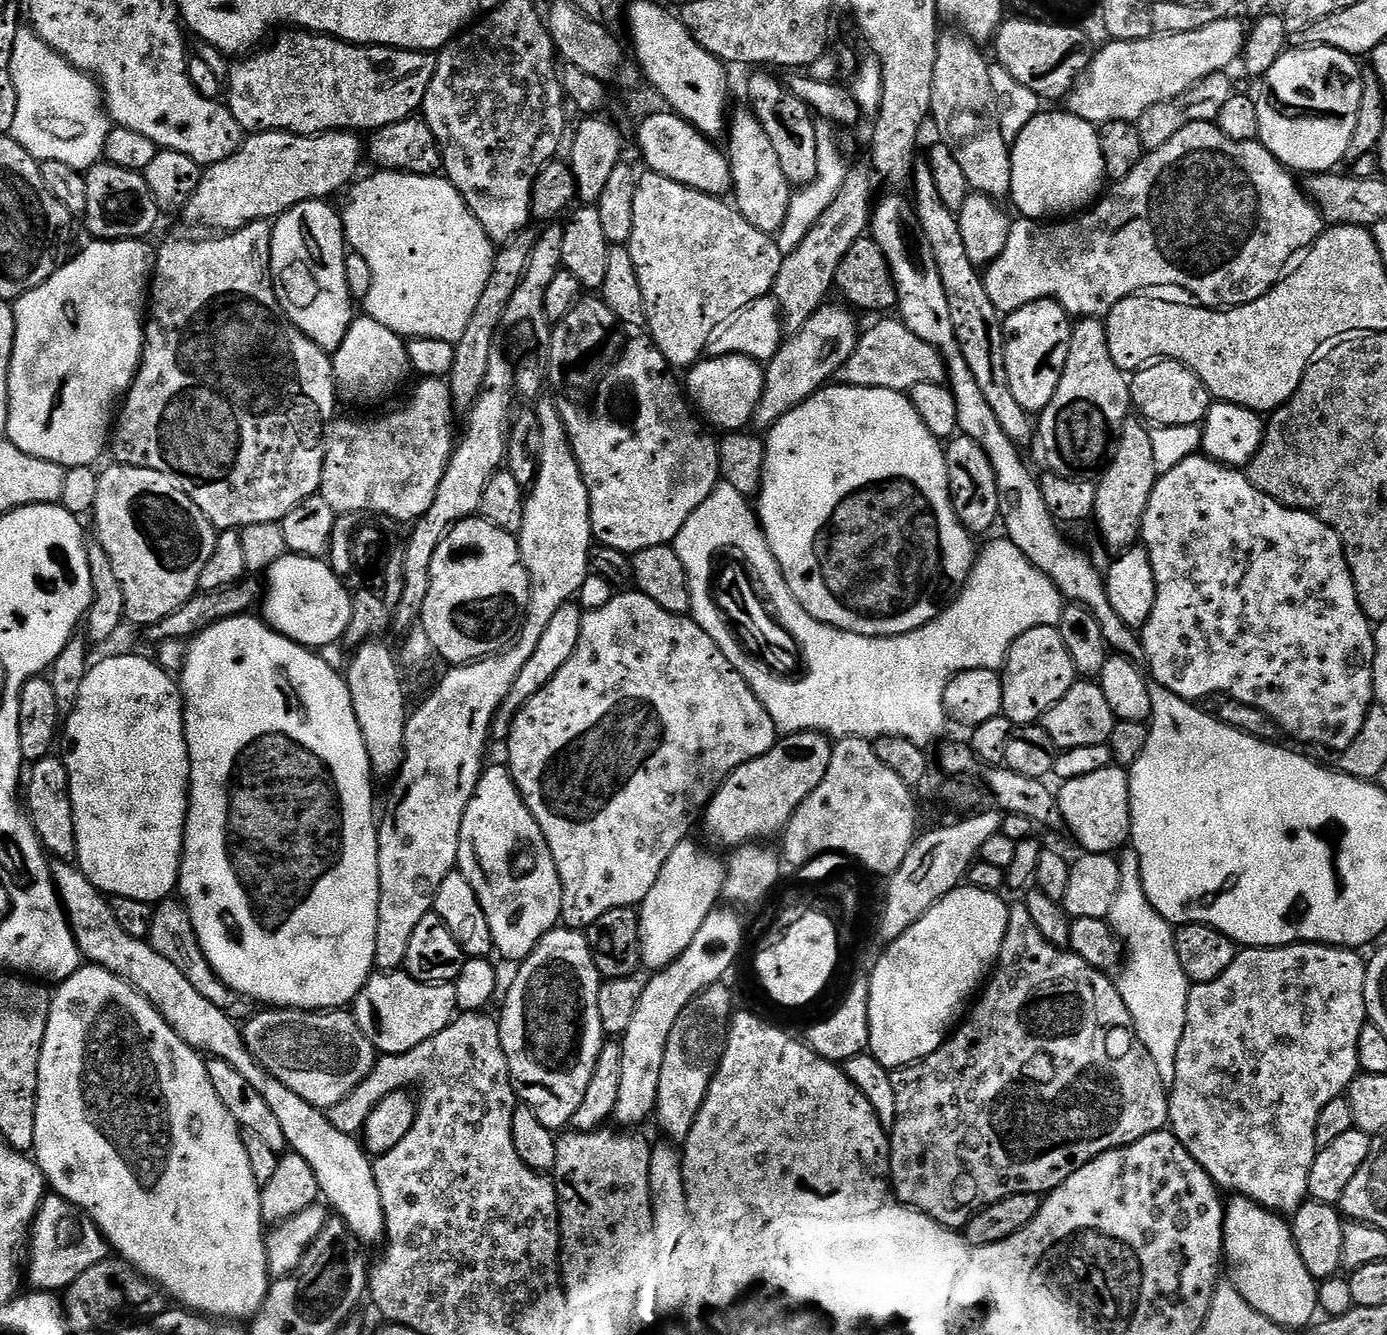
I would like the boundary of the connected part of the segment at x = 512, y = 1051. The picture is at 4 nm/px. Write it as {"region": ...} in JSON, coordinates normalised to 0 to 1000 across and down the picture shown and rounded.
{"region":[[[402,694],[391,701],[385,712],[373,725],[375,726],[373,727],[372,732],[370,733],[369,738],[366,740],[366,747],[363,749],[363,756],[359,758],[360,780],[362,781],[362,787],[366,793],[366,801],[369,805],[369,816],[371,816],[373,822],[377,825],[379,829],[385,831],[385,834],[388,834],[388,840],[391,840],[391,843],[399,846],[407,846],[412,843],[414,831],[417,831],[417,827],[420,826],[420,822],[422,820],[422,813],[425,811],[425,804],[428,804],[428,796],[431,796],[431,790],[437,778],[434,763],[431,760],[431,742],[434,736],[434,732],[428,724],[428,718],[424,708],[423,700],[420,697],[406,694]]]}

